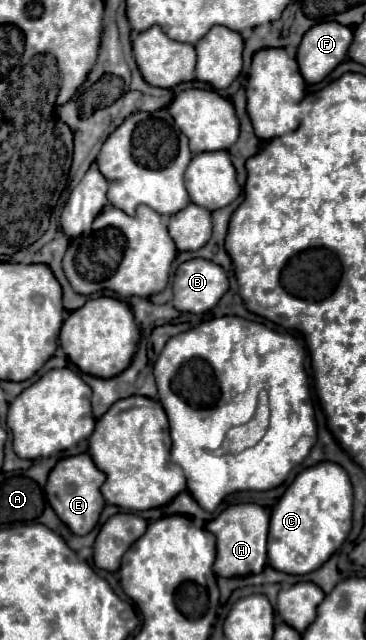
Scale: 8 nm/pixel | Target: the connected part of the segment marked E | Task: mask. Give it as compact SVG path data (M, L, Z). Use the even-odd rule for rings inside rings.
M77 454L67 456L55 464L55 468L49 474L45 494L51 504L51 508L57 512L57 516L77 534L83 536L91 532L99 520L101 508L105 506L105 500L101 496L101 484L105 482L105 474L93 464L89 454Z

